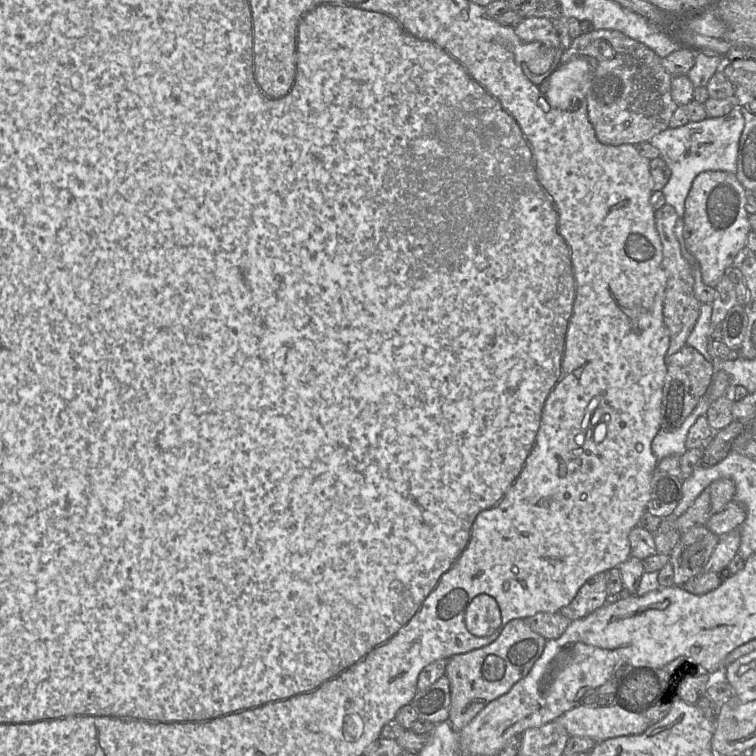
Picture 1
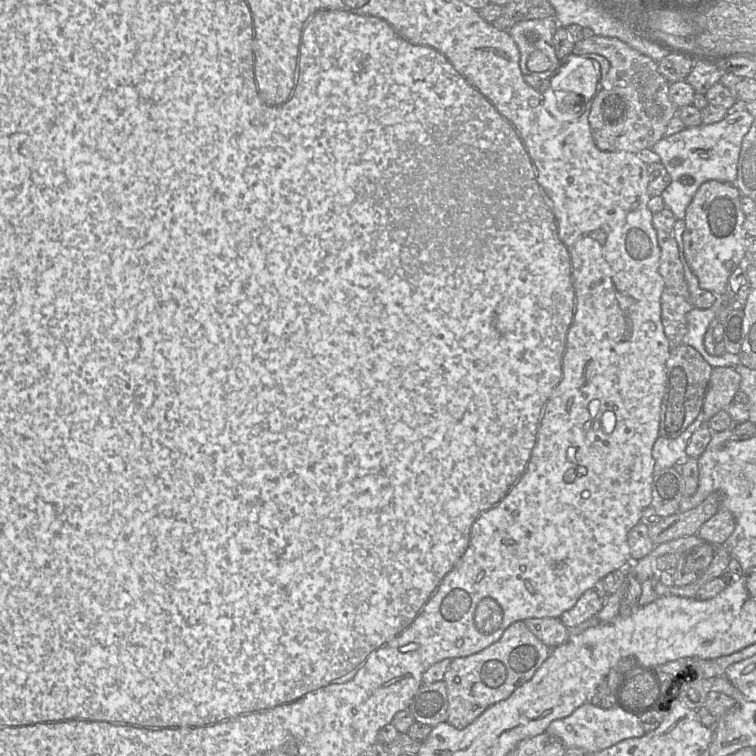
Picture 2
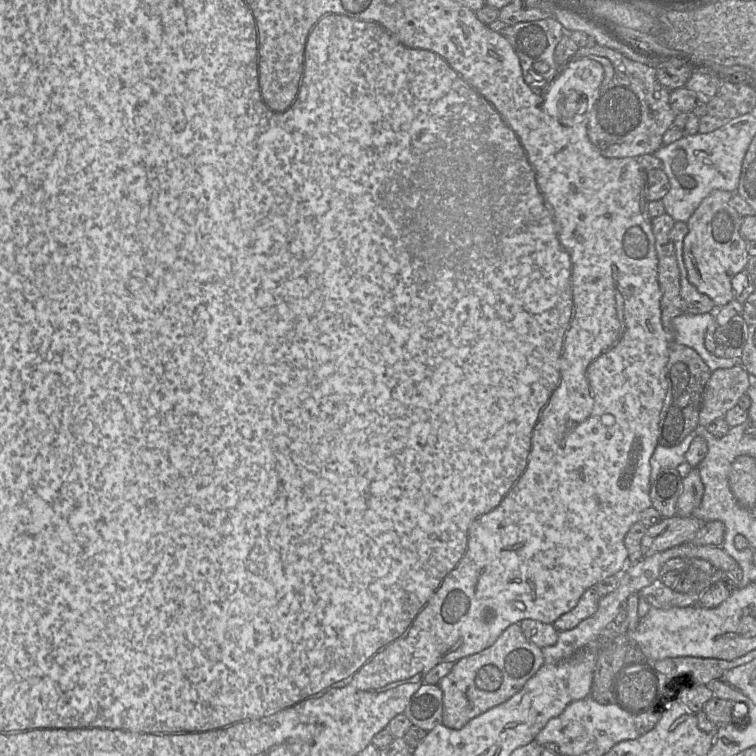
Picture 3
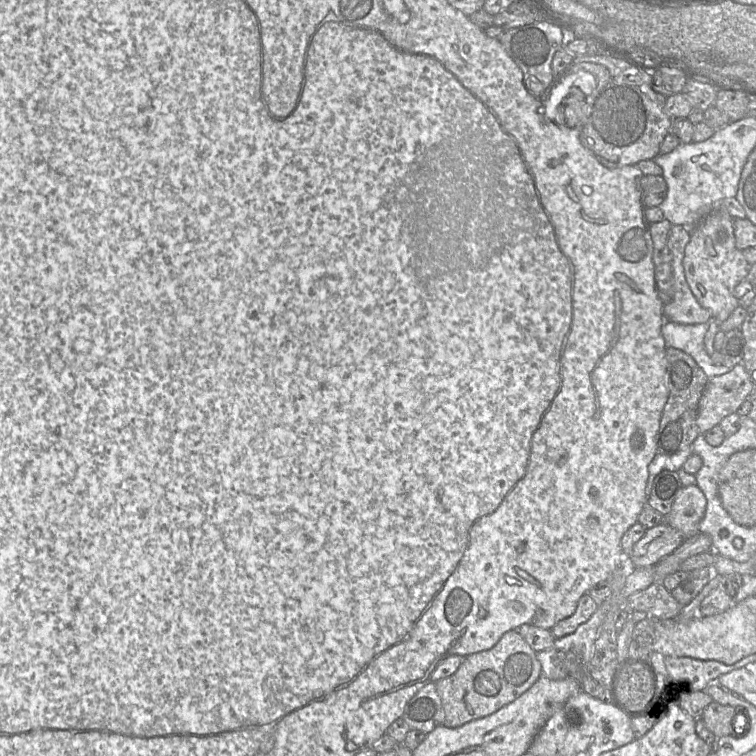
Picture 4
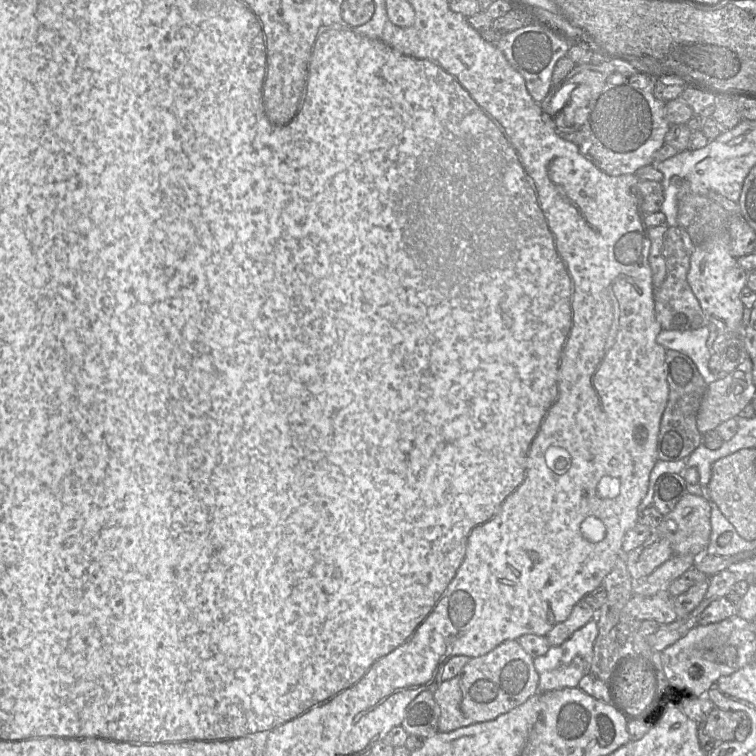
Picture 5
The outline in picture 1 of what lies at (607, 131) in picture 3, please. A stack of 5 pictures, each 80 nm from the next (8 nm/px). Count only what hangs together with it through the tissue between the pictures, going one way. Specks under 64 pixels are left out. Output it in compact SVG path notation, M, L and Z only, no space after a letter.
M594 29L572 40L560 63L584 57L591 64L591 84L586 95L587 113L599 142L637 145L669 127L678 105L671 97L672 76L660 58L645 44L617 30Z

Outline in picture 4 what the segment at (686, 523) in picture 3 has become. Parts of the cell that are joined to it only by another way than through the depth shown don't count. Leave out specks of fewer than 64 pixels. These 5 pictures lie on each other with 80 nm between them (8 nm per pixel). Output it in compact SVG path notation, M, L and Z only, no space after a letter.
M666 522L646 530L633 547L630 568L655 566L677 549L684 540L684 536Z

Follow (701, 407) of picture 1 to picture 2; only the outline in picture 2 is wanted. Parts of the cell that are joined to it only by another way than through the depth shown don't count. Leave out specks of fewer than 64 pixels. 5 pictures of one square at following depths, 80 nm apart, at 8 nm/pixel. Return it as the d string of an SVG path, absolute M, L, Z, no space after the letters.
M701 411L697 418L675 439L659 436L652 447L652 456L655 460L654 474L673 467L679 461L687 458L686 447L692 434L702 425L707 425L704 413Z

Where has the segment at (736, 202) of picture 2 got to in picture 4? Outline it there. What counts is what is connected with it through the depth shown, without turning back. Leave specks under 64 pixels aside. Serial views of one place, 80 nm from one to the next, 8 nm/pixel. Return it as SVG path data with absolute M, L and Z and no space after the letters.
M715 209L691 231L683 258L685 277L692 293L718 323L725 321L739 306L735 288L747 279L751 266L743 251L736 248L733 221L725 209Z

